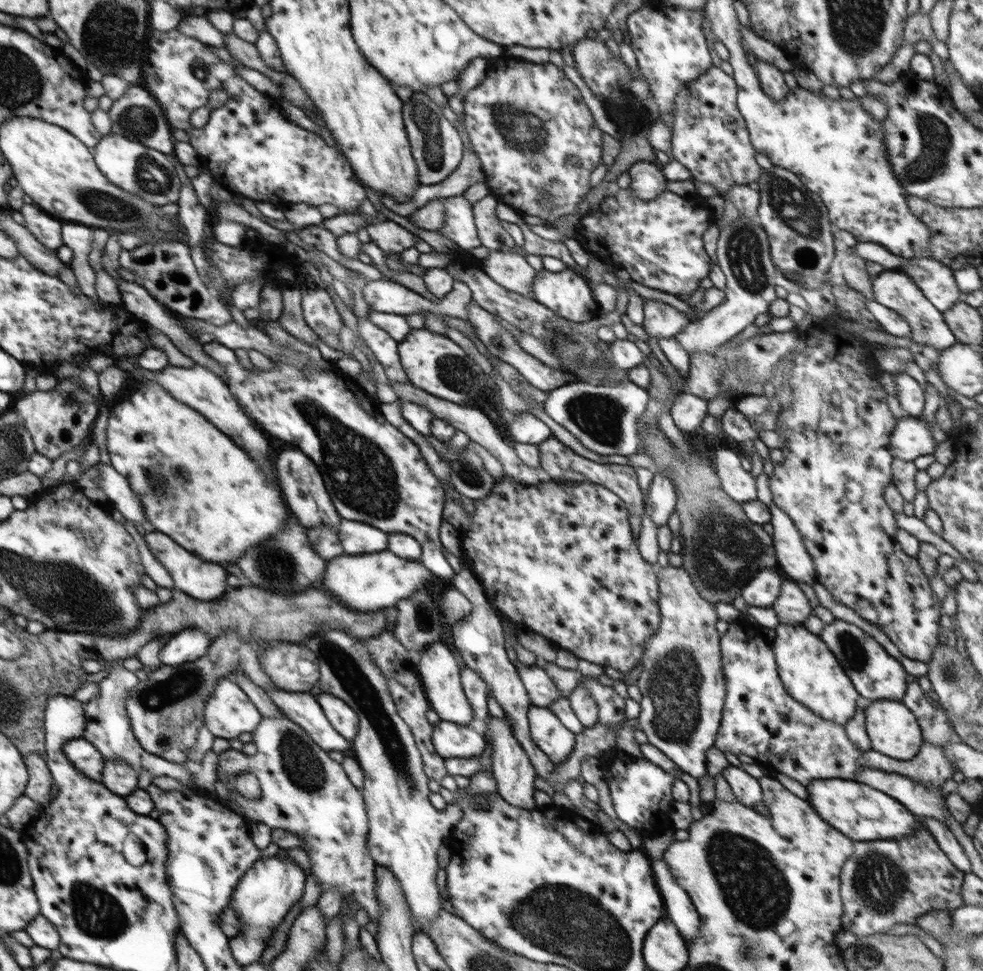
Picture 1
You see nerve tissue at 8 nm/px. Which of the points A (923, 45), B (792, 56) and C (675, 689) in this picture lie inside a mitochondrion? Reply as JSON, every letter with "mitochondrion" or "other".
{"A":"other","B":"other","C":"mitochondrion"}

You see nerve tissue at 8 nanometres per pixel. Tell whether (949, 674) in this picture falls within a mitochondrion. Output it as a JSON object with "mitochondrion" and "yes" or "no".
{"mitochondrion":"yes"}

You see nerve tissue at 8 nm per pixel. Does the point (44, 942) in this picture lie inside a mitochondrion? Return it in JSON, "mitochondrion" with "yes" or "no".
{"mitochondrion":"no"}

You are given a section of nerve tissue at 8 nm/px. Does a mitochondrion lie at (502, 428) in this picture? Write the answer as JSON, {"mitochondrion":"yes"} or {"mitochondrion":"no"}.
{"mitochondrion":"no"}

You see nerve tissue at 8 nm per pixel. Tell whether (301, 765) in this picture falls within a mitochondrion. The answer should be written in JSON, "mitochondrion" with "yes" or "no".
{"mitochondrion":"yes"}

